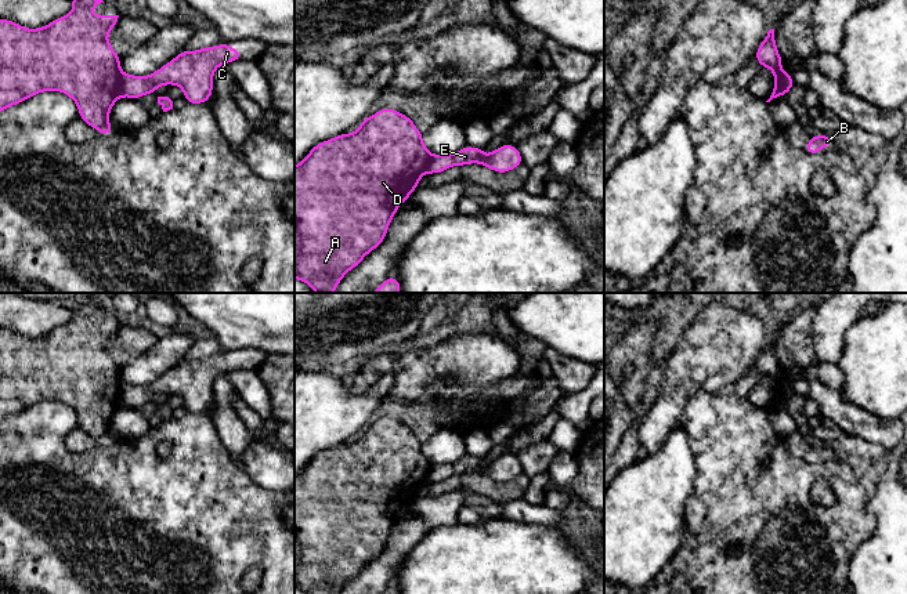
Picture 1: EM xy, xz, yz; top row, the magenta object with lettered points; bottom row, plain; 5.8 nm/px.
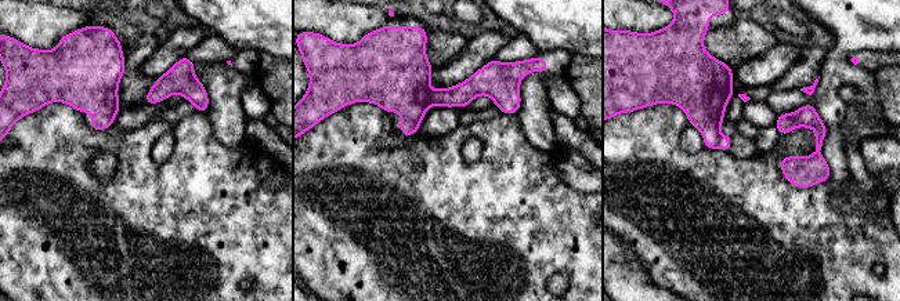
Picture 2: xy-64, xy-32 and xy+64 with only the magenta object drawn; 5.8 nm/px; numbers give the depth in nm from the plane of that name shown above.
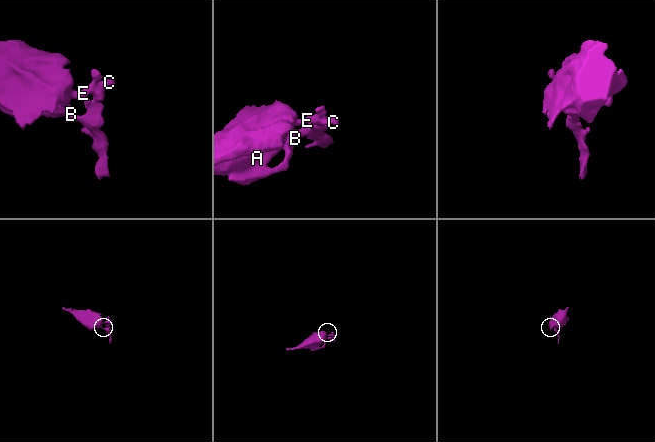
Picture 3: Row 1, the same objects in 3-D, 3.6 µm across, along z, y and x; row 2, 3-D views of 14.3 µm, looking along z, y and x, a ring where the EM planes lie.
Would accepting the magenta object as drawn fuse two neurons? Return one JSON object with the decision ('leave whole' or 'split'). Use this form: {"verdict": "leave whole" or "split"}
{"verdict": "split"}

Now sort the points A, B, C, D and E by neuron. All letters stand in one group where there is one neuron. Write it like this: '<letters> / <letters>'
A D / B C E

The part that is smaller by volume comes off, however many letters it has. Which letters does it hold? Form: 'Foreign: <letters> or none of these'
Foreign: B, C, E

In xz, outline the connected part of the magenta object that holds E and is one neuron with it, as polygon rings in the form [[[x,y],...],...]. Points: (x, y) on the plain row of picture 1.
[[[505,453],[496,457],[488,466],[484,464],[483,457],[466,454],[460,460],[451,464],[433,464],[427,481],[430,483],[438,483],[452,475],[465,475],[470,472],[478,472],[503,483],[516,478],[517,475],[521,475],[523,467],[516,454],[512,453]]]

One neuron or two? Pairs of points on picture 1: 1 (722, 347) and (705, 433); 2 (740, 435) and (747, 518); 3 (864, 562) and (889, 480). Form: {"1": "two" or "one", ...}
{"1": "two", "2": "one", "3": "one"}

